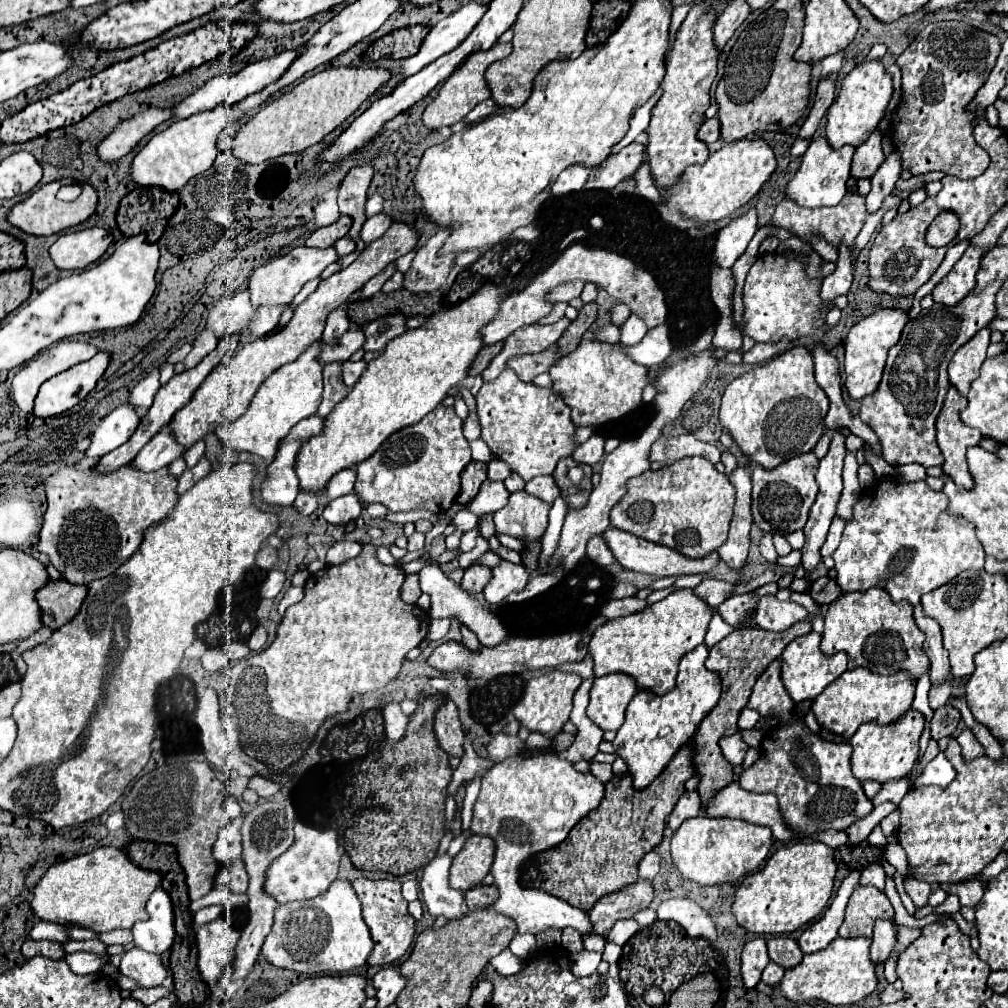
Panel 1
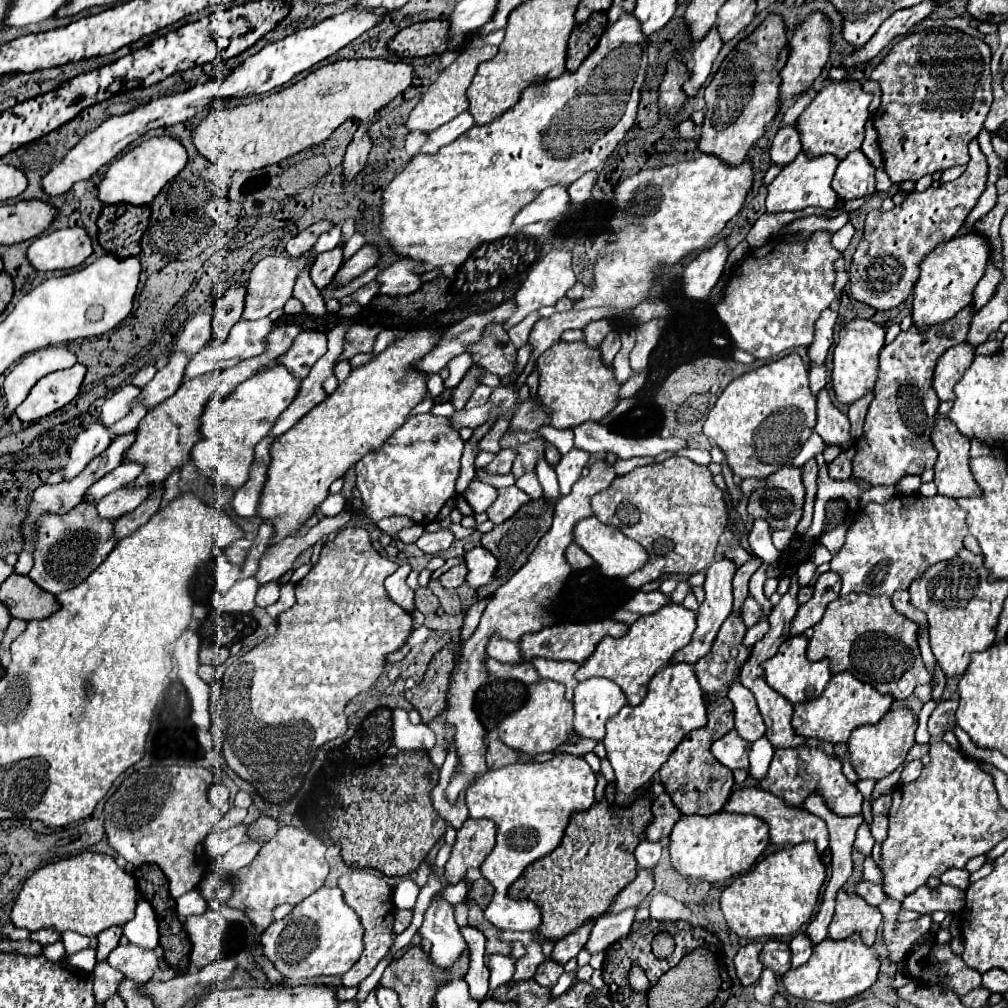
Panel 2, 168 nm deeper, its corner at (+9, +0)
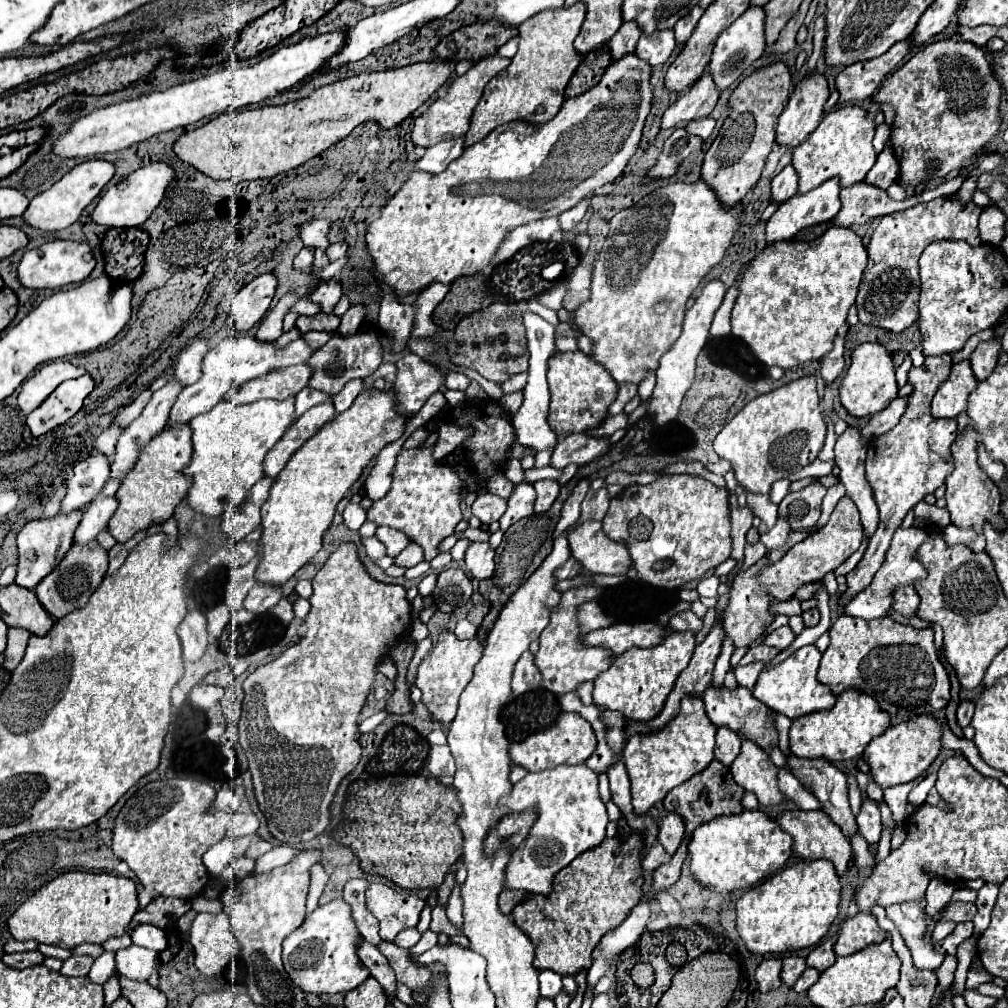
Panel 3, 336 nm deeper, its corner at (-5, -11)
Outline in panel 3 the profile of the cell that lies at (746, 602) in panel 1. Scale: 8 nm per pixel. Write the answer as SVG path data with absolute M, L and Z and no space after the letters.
M782 626L782 628L774 630L774 632L770 632L770 634L766 636L764 644L776 646L776 648L784 650L784 648L788 648L788 646L792 644L792 640L794 640L794 632L790 630L790 626Z

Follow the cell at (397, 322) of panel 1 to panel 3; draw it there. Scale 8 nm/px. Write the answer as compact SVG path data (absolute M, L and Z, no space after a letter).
M354 334L354 336L332 336L322 348L318 348L310 362L314 364L314 376L310 378L310 388L338 394L346 382L354 378L366 378L376 372L376 368L382 364L382 344L376 334Z

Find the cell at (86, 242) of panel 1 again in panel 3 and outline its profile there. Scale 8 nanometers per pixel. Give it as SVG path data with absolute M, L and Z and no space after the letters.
M52 240L42 244L36 250L28 250L18 264L18 278L26 288L60 288L66 284L82 282L94 270L96 260L86 242L70 240Z

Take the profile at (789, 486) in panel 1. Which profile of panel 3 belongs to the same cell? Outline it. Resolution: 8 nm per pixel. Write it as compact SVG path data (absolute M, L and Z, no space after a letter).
M810 484L800 492L790 492L778 506L778 518L790 522L792 530L808 530L820 516L822 498L826 488L822 484Z

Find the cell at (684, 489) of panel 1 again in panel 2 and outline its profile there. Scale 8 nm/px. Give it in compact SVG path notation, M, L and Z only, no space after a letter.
M670 457L616 477L608 489L592 497L592 511L602 523L616 527L646 549L648 561L626 577L634 589L662 575L692 575L706 569L728 525L724 493L714 485L712 473L686 457Z

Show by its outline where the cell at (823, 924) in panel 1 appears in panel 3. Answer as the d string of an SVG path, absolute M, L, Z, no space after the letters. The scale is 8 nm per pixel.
M806 968L804 974L798 978L798 982L794 984L794 990L796 990L796 992L806 992L806 990L818 980L818 976L820 976L820 974L818 974L816 968Z

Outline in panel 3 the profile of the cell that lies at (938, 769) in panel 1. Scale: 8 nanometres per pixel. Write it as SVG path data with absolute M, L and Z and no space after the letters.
M937 771L928 772L928 776L910 792L910 796L908 796L908 800L910 800L910 804L912 806L922 806L924 802L926 802L926 794L928 794L928 790L934 786L934 782L937 779Z

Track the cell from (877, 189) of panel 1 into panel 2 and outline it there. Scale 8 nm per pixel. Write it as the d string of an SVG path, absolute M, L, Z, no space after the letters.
M848 221L840 231L836 231L836 233L832 235L832 245L836 245L836 249L844 251L844 249L850 245L852 235L854 235L854 223Z

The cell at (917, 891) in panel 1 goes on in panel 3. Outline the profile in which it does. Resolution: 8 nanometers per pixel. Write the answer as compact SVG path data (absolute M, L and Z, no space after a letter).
M950 902L942 910L942 920L952 920L952 922L972 920L974 916L976 916L976 904L974 902Z

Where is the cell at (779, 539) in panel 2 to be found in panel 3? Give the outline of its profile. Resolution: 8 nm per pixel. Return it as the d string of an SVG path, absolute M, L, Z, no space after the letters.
M836 484L836 486L828 488L828 492L826 492L826 496L824 496L824 504L822 504L821 508L822 514L820 514L814 530L822 528L822 524L826 524L826 520L830 518L830 514L832 514L832 510L834 510L834 506L838 504L838 500L840 500L844 494L846 494L846 490L842 488L842 484Z

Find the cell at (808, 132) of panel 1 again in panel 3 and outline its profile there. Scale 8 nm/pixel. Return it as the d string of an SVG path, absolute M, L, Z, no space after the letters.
M788 164L772 180L772 200L782 204L784 200L794 196L796 192L798 192L798 172L796 172L796 168L792 164Z

